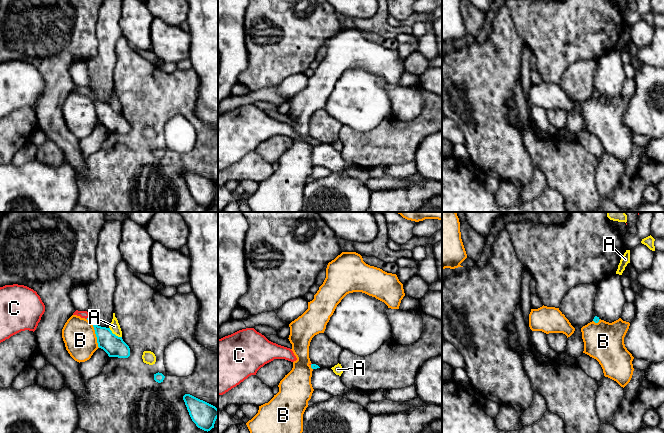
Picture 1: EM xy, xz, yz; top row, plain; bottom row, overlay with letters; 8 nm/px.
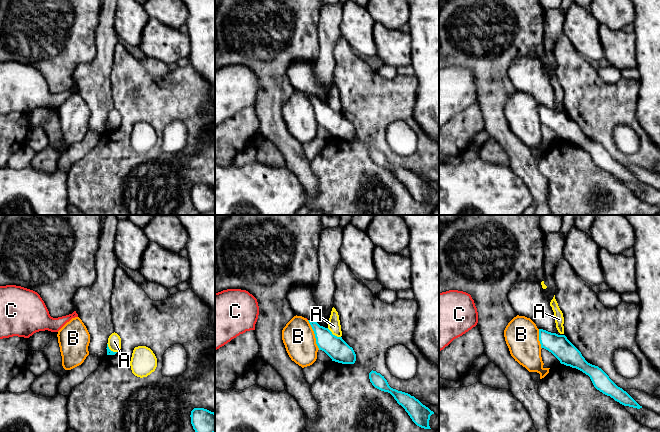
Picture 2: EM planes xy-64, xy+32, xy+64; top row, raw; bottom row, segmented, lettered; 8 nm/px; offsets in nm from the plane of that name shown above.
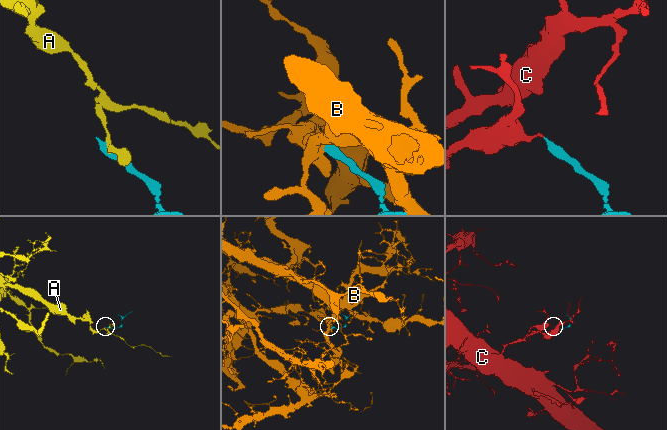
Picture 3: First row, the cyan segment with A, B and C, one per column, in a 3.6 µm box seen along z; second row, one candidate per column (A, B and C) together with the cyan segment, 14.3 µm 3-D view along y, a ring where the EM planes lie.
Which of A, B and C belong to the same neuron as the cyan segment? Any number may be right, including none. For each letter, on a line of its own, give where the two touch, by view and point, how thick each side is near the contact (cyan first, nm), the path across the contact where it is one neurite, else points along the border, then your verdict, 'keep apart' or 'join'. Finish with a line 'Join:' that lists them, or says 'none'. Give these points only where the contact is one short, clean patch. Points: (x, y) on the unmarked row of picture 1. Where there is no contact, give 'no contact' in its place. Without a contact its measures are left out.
A: contact xy (114, 110); calibres 170 and 80 nm; border xy (109, 103), (113, 109), (121, 113); keep apart
B: contact xy (95, 109); calibres 170 and 260 nm; keep apart
C: contact xy (87, 94); calibres 150 and 60 nm; way xy (106, 116), (105, 112), (87, 94), (83, 90); join
Join: C

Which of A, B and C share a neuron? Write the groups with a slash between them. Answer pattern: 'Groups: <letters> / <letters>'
Groups: A / B / C

